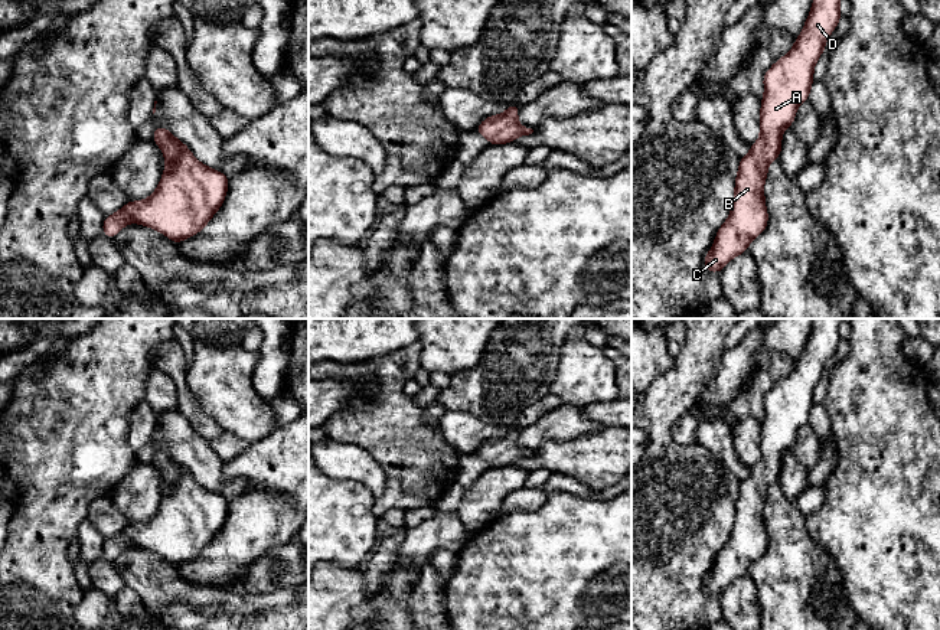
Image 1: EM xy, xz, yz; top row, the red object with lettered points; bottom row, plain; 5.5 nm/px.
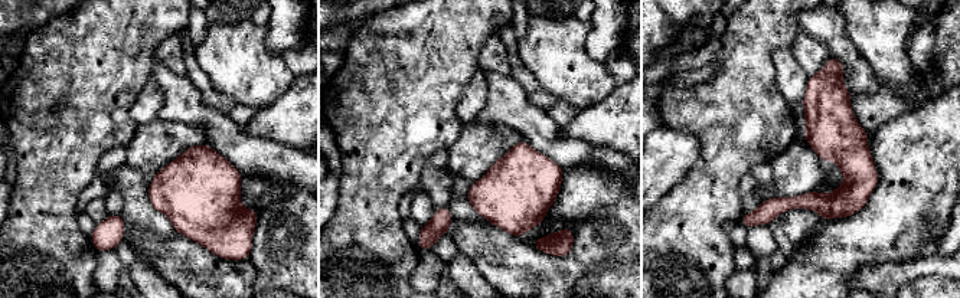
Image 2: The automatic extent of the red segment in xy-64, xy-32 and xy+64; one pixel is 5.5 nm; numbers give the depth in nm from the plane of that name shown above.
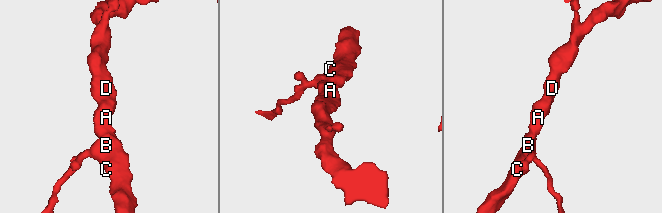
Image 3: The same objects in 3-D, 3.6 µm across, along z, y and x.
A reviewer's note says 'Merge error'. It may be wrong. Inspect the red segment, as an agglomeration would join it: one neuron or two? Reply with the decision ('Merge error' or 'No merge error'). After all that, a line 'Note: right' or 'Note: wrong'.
No merge error
Note: wrong

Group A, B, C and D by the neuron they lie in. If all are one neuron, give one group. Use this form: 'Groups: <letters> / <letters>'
Groups: A B C D

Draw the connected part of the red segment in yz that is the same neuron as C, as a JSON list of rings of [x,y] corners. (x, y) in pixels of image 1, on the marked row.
[[[813,0],[812,10],[793,48],[774,62],[763,76],[764,95],[760,110],[760,137],[750,147],[750,153],[740,159],[738,173],[734,182],[735,192],[731,213],[718,229],[714,244],[704,258],[704,267],[709,272],[721,272],[734,257],[745,252],[750,242],[760,236],[768,223],[768,212],[763,192],[768,164],[779,159],[783,133],[787,127],[793,125],[797,107],[809,99],[810,88],[815,81],[815,65],[826,49],[829,35],[836,29],[842,17],[839,4],[841,0]]]

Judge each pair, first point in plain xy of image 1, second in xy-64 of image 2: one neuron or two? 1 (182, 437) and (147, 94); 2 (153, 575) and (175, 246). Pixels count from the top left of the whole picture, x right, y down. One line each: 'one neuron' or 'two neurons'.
1: two neurons
2: one neuron

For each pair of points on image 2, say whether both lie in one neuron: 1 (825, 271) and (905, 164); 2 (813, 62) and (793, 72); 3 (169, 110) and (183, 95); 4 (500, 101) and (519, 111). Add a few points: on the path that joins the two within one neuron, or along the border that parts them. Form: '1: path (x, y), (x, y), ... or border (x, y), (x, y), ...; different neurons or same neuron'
1: path (851, 245), (905, 190); same neuron
2: border (790, 52), (807, 77); different neurons
3: path (172, 107), (180, 98); same neuron
4: path (505, 101), (515, 111); same neuron

